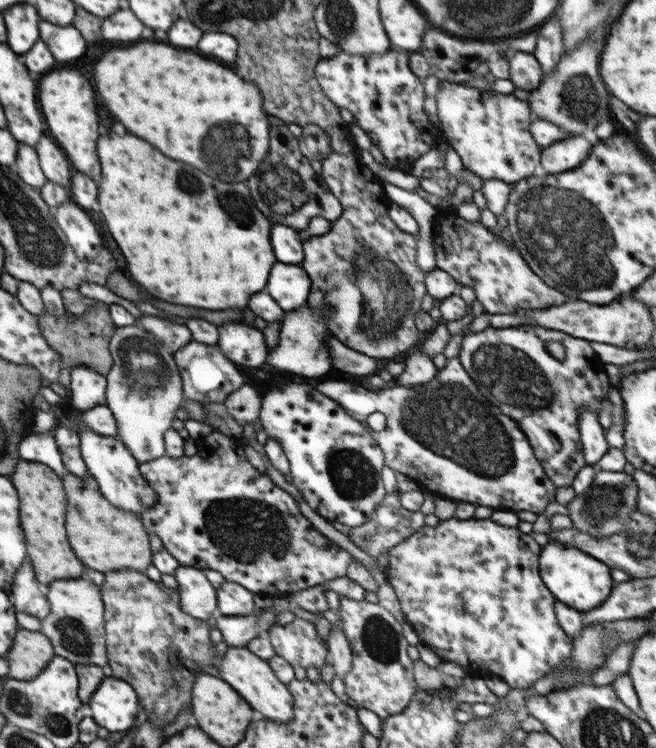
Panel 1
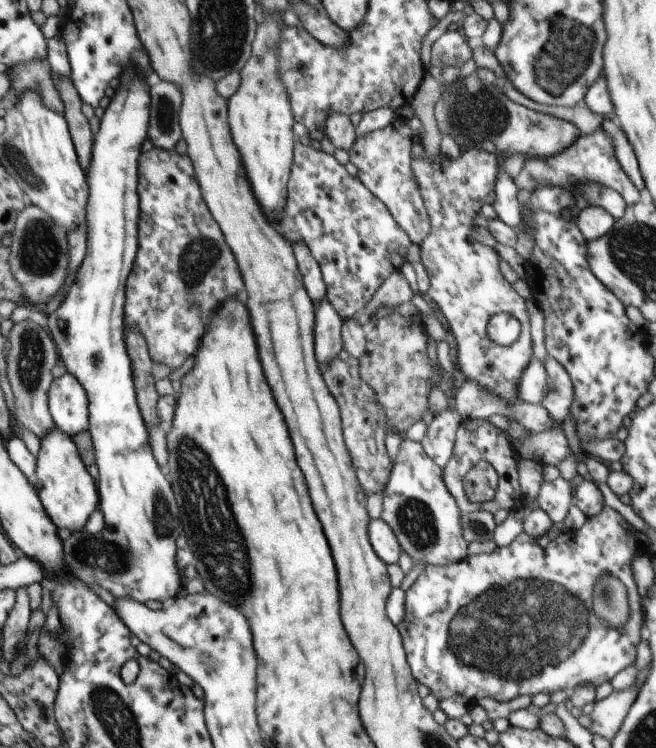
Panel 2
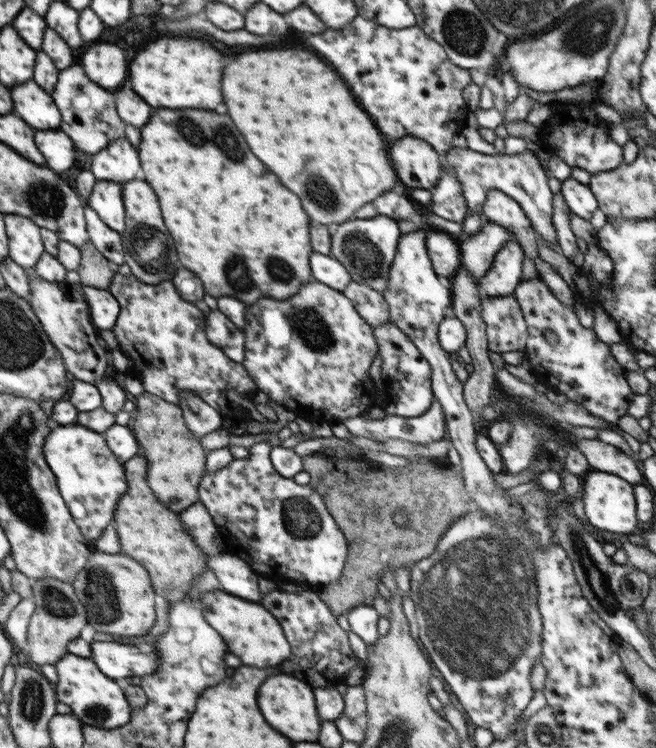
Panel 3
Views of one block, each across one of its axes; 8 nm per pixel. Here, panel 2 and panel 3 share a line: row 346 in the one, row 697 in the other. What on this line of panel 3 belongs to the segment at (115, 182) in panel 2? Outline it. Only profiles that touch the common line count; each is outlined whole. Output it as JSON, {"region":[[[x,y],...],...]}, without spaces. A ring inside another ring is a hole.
{"region":[[[70,653],[56,662],[55,667],[59,678],[55,689],[57,701],[70,706],[72,714],[85,725],[112,730],[130,722],[130,706],[122,688],[115,679],[104,674],[91,657]]]}

